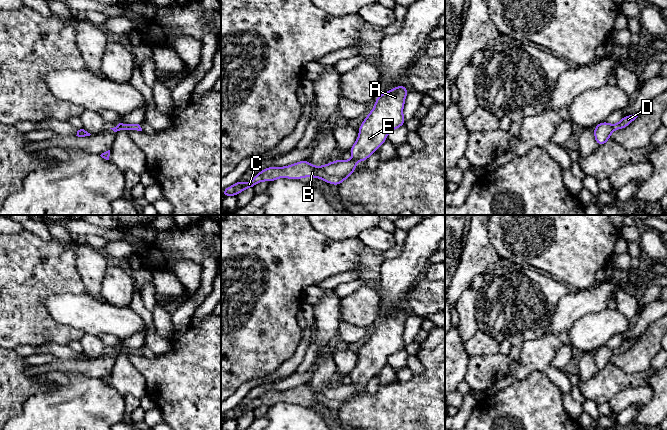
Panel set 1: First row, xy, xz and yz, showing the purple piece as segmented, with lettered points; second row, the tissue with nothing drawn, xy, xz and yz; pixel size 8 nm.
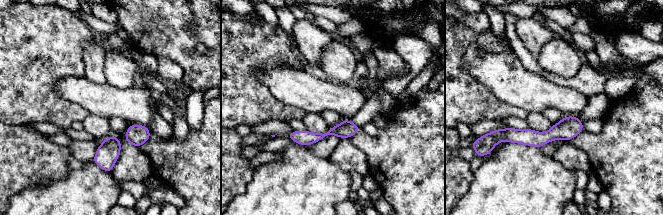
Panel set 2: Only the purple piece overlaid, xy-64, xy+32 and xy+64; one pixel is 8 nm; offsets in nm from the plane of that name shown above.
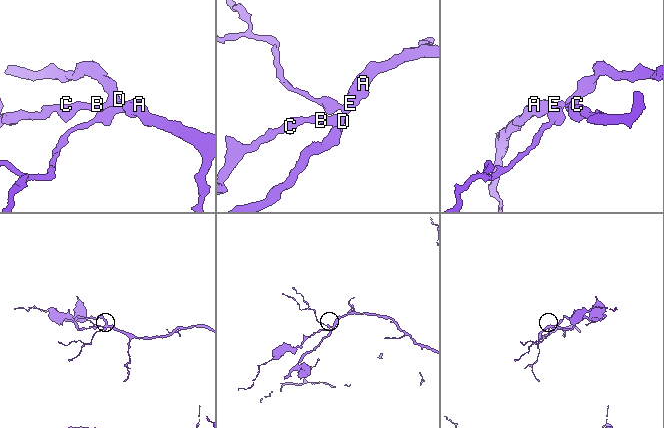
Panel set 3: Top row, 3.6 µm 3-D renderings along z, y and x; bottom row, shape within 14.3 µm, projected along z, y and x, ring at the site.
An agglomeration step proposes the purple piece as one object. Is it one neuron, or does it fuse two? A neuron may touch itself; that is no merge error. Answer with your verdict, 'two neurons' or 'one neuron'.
one neuron

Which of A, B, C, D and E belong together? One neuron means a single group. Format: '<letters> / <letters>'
A B C D E

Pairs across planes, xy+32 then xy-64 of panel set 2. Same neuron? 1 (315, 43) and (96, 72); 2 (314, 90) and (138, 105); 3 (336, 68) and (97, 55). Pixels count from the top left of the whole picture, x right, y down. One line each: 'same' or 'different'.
1: same
2: same
3: different

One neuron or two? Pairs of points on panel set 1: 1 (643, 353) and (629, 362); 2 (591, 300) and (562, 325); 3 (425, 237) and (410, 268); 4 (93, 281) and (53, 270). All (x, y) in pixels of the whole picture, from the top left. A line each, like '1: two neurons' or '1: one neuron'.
1: one neuron
2: one neuron
3: one neuron
4: two neurons

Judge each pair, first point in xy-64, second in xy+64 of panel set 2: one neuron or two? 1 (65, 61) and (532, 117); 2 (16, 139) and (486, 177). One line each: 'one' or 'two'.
1: two
2: two

